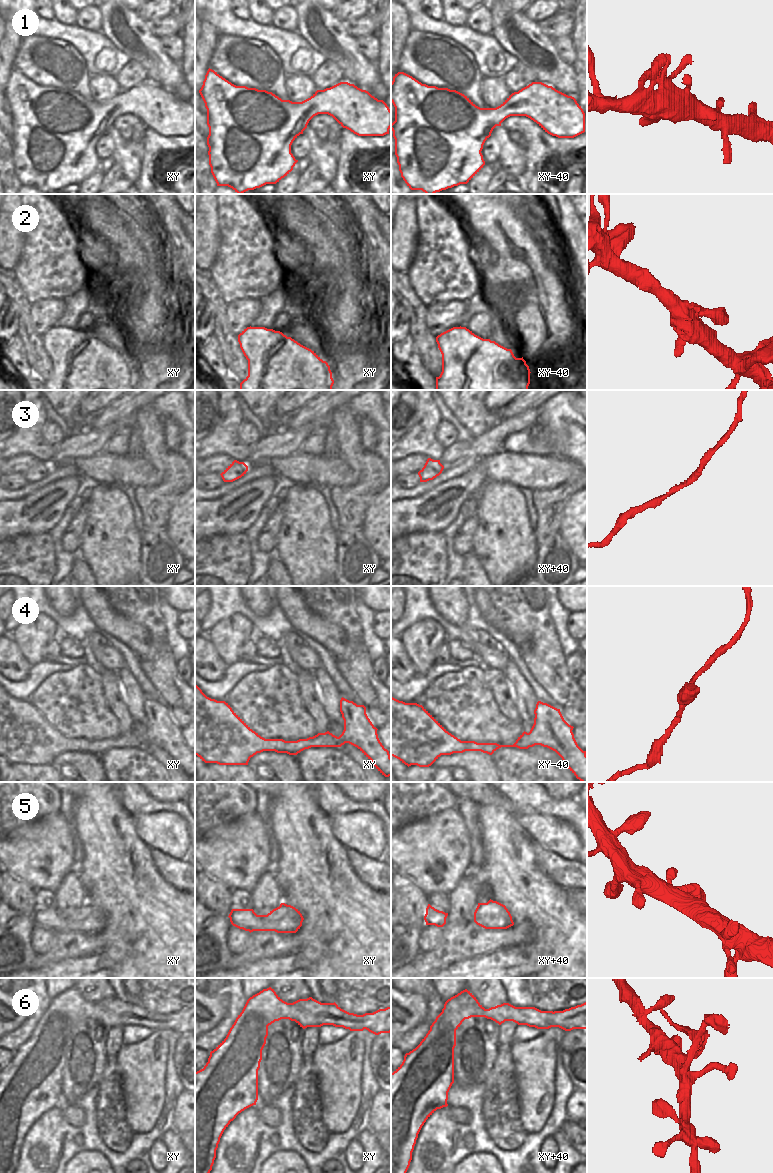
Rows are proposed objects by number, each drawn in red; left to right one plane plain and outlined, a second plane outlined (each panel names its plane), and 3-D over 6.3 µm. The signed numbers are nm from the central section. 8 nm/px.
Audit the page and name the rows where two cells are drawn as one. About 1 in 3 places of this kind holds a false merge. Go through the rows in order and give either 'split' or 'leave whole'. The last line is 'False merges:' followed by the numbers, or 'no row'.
1: leave whole
2: leave whole
3: leave whole
4: leave whole
5: leave whole
6: split
False merges: 6

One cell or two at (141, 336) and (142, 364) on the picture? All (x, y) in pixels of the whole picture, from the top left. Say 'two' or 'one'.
two

